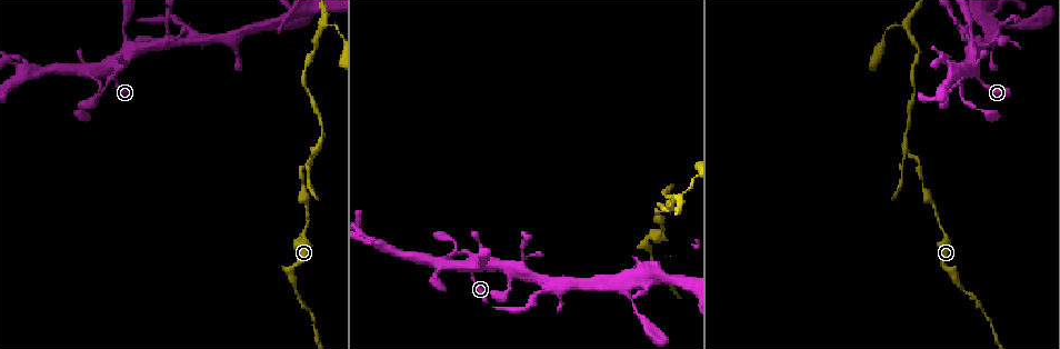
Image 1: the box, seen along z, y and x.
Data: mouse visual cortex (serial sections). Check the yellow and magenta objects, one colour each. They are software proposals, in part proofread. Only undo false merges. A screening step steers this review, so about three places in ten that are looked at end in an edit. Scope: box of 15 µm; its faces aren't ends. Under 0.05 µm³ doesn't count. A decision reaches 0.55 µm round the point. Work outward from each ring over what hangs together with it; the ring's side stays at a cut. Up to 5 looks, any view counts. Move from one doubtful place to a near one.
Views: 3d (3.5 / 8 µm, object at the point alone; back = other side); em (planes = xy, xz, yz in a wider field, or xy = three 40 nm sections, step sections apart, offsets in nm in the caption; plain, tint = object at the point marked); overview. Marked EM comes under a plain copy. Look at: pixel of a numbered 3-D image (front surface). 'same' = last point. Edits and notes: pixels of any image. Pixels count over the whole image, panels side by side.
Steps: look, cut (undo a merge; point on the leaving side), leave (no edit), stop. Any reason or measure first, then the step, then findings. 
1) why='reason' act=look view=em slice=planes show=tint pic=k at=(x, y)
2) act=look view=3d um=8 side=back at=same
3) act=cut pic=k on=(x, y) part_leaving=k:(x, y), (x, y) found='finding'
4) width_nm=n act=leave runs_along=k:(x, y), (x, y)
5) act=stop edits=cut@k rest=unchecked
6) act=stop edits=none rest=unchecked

why='sudden change in width' act=look view=3d um=8 pic=1 at=(362, 233)

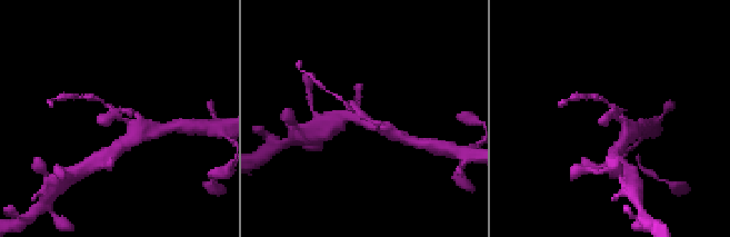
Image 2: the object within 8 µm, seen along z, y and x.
arms=3 arm_widths_nm=150,250,300 why='now the EM' act=look view=em slice=xy step=5 show=tint pic=2 at=(616, 115)

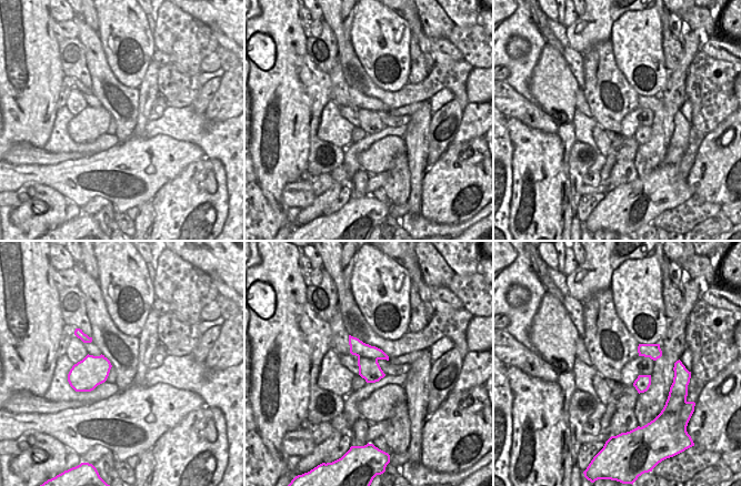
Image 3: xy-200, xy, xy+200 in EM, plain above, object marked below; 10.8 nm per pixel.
act=cut pic=2 on=(90, 97) found='a second cell is stuck on'

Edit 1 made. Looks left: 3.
act=look view=3d um=3.5 pic=1 at=(521, 261)

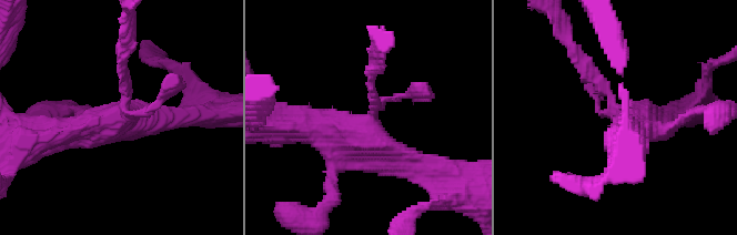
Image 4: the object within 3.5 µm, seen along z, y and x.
act=look view=em slice=planes show=tint pic=4 at=(609, 103)

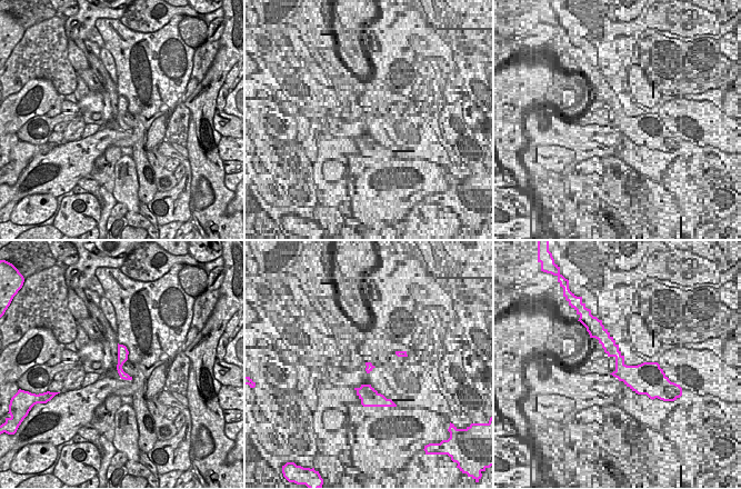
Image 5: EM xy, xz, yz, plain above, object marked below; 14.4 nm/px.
act=look view=em slice=xy step=3 show=tint at=same

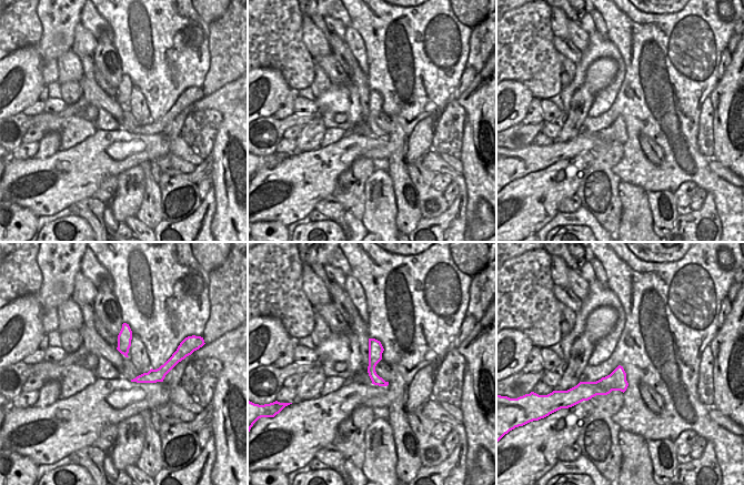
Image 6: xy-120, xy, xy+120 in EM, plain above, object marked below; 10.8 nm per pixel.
act=leave found='continuous, no second cell'

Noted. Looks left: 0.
act=stop edits=cut@2 rest=unchecked

